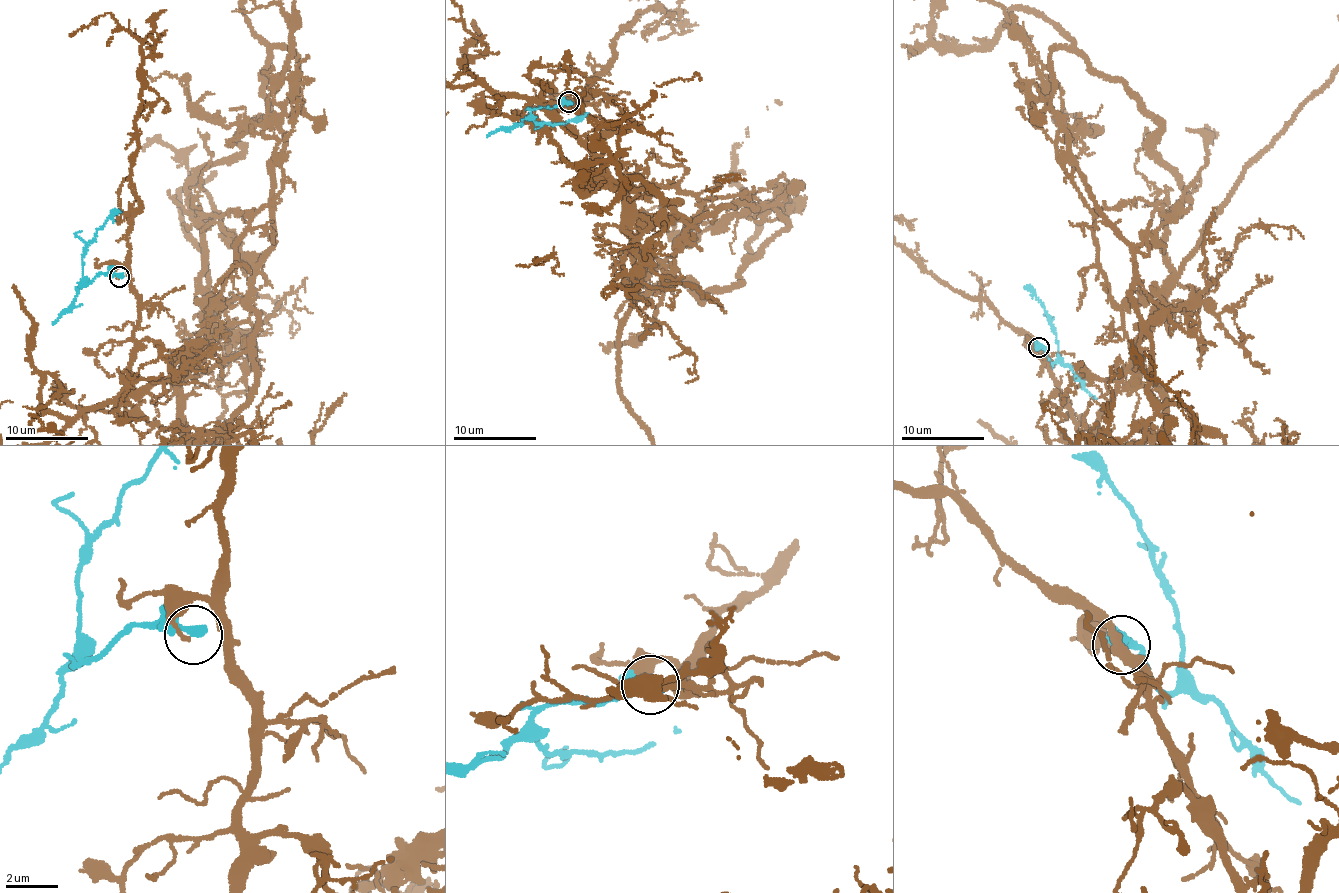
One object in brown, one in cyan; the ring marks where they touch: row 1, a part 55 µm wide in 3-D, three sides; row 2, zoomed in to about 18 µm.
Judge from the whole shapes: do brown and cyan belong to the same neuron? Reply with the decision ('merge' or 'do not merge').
do not merge

